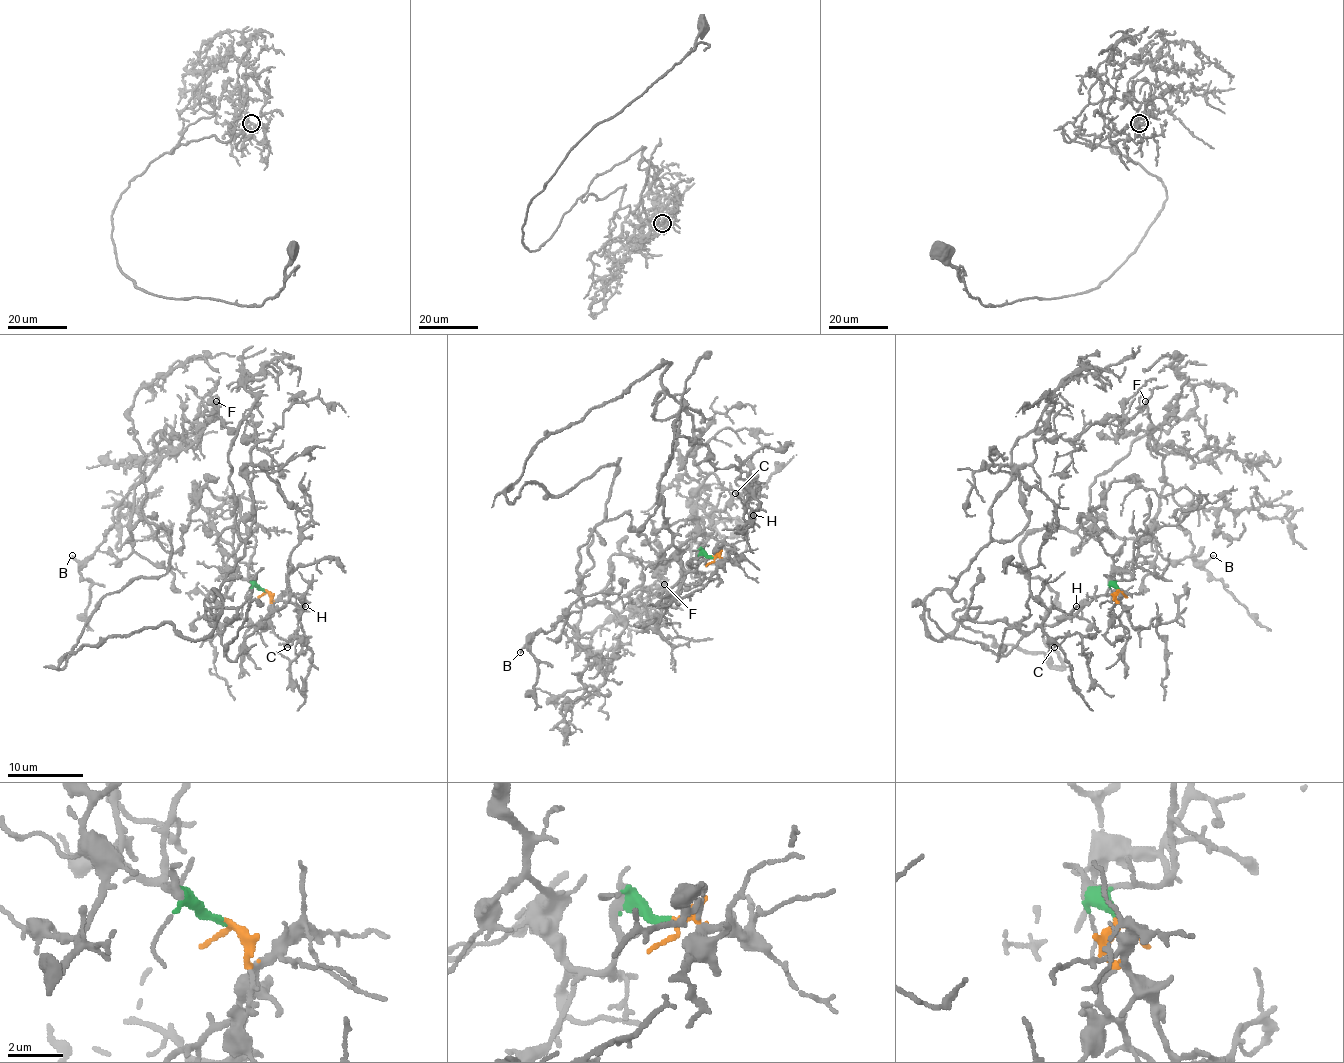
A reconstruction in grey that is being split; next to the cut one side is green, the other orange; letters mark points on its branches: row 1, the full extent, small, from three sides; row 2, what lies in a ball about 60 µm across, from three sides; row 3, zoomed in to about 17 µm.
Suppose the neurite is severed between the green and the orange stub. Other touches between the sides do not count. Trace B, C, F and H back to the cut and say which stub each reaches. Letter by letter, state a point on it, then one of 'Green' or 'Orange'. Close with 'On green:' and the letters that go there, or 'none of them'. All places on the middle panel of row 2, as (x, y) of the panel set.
B: Place: (520, 652). Green
C: Place: (735, 493). Green
F: Place: (664, 584). Green
H: Place: (753, 515). Green
On green: B, C, F, H

